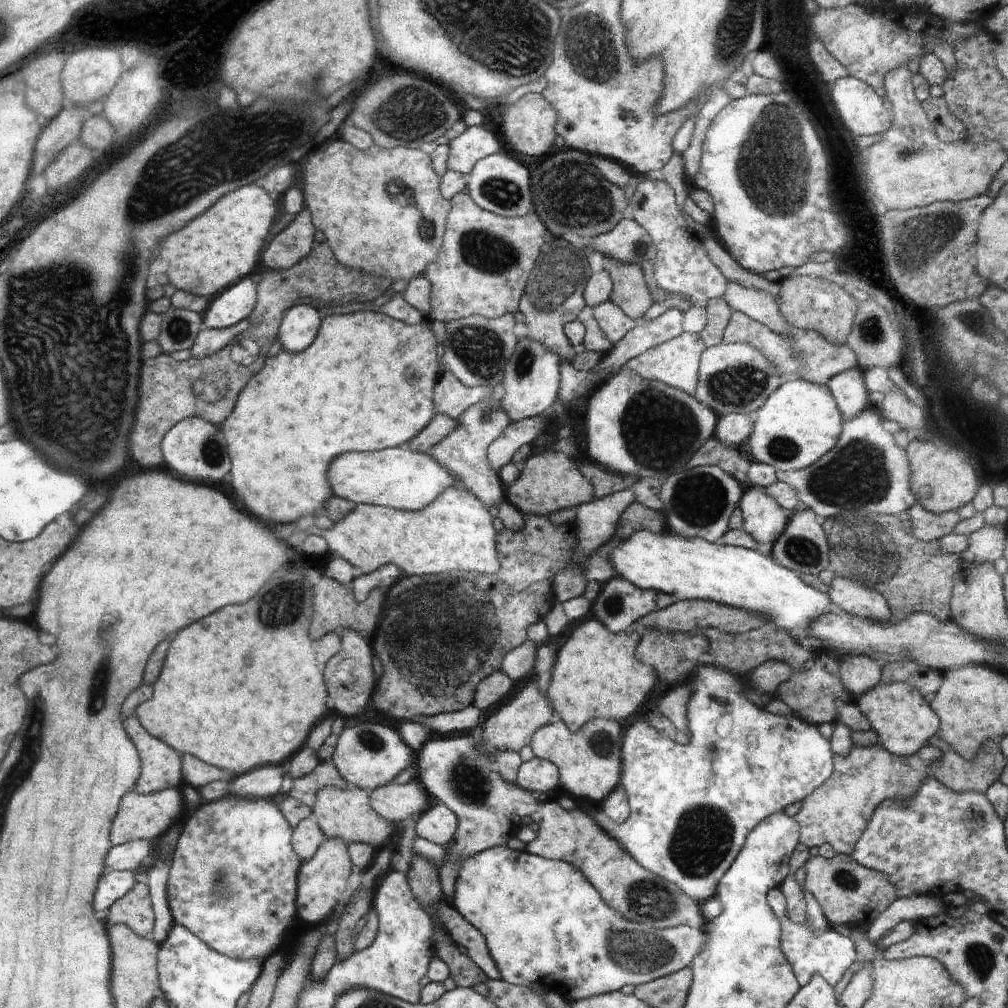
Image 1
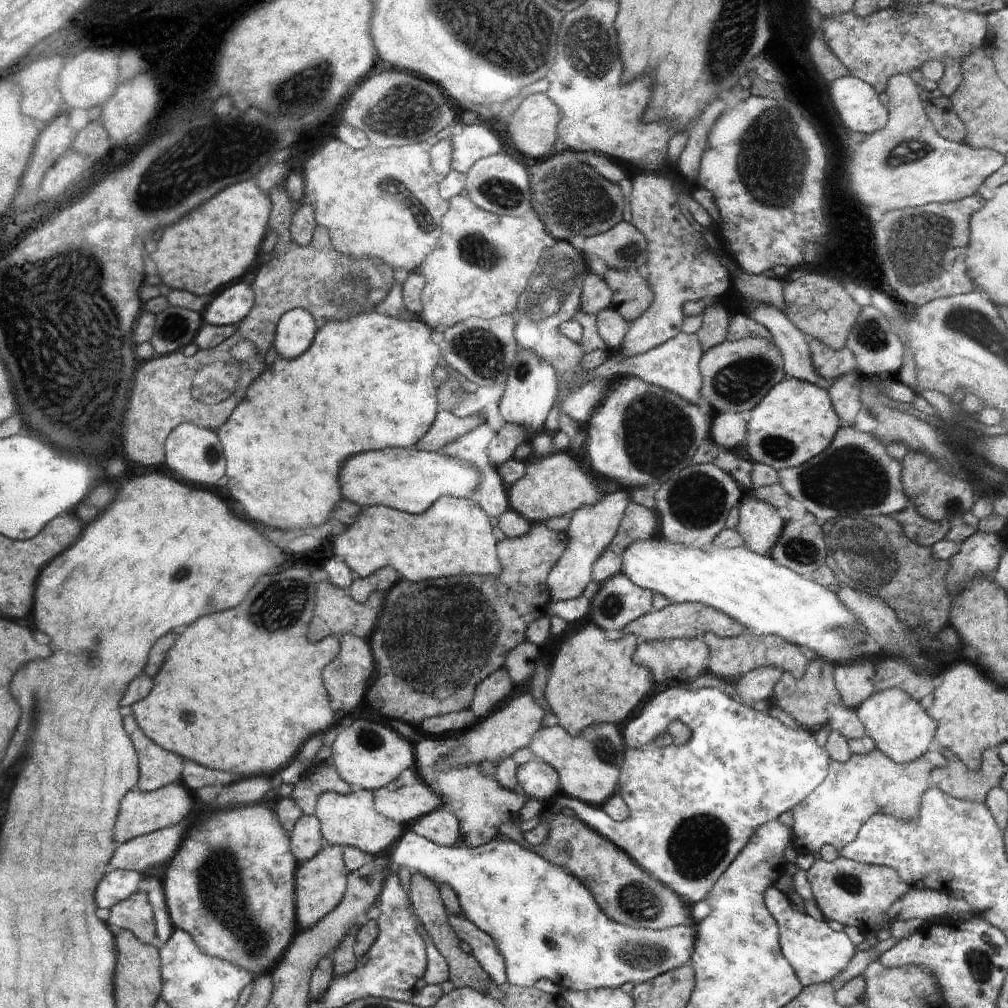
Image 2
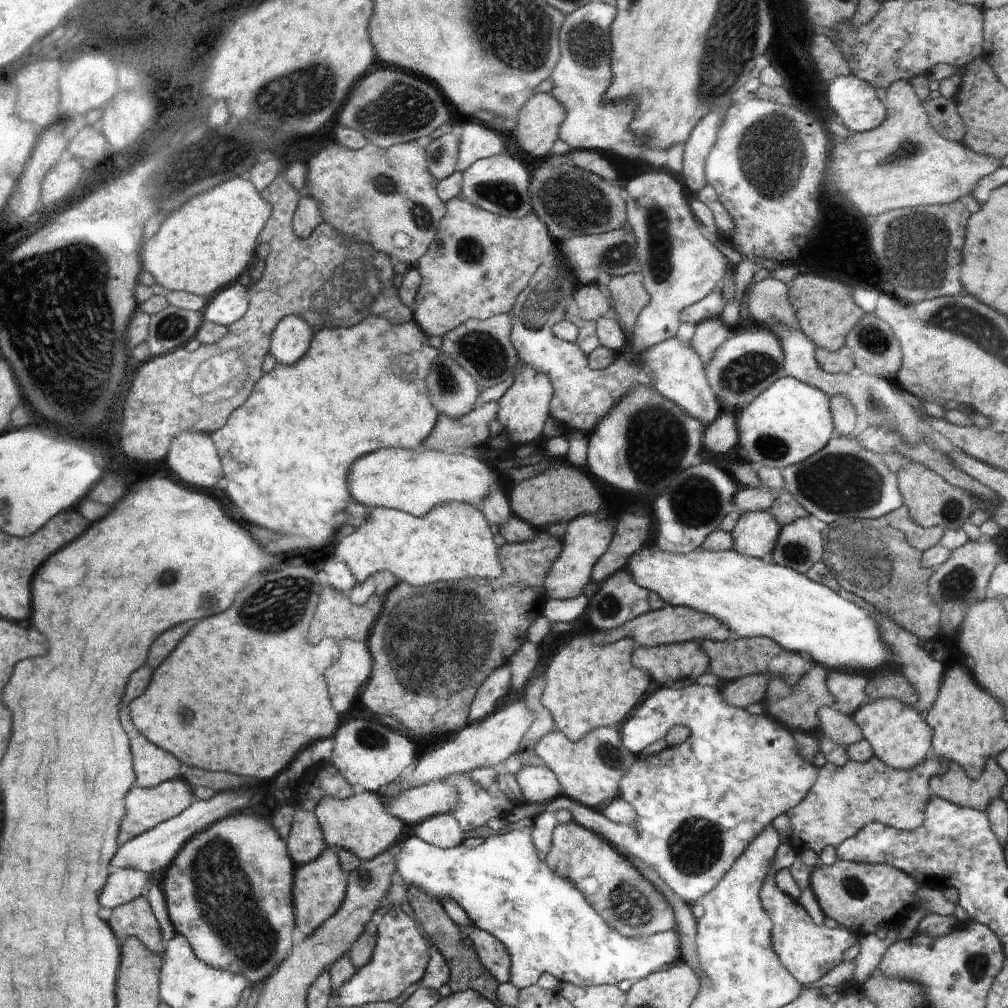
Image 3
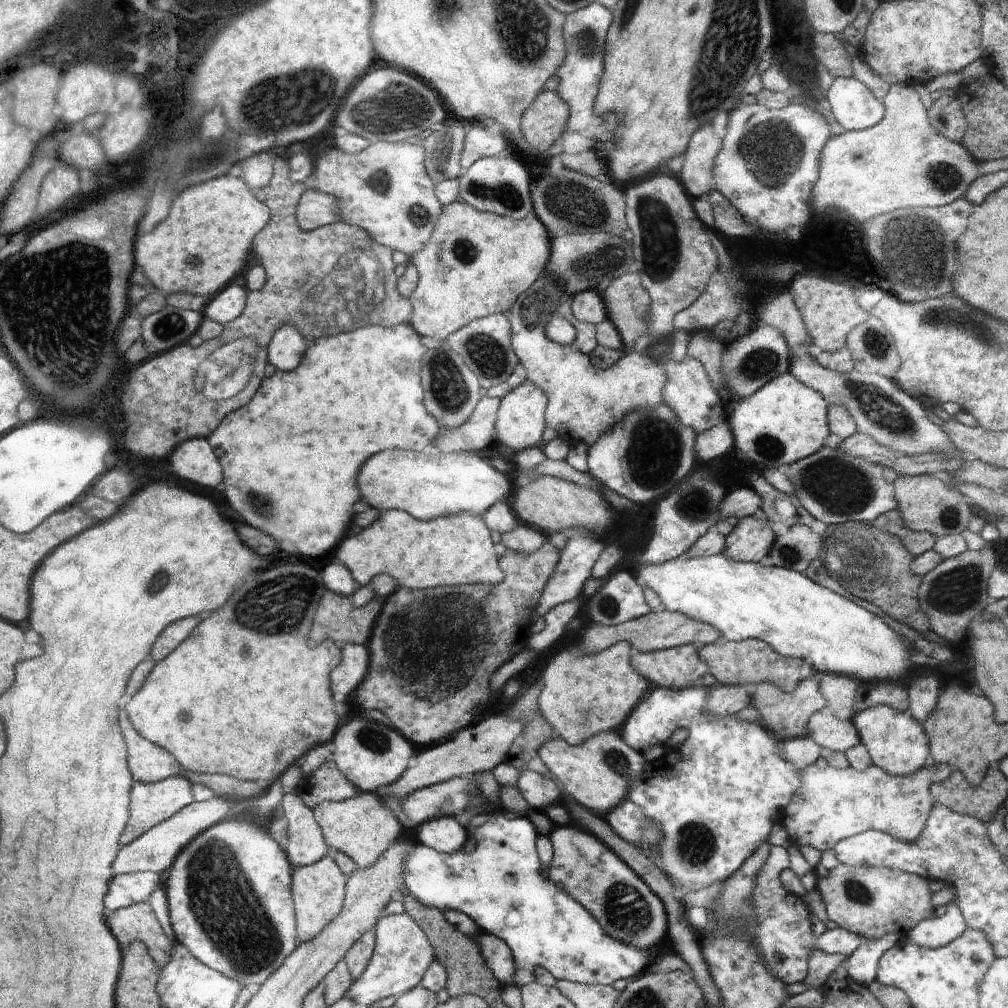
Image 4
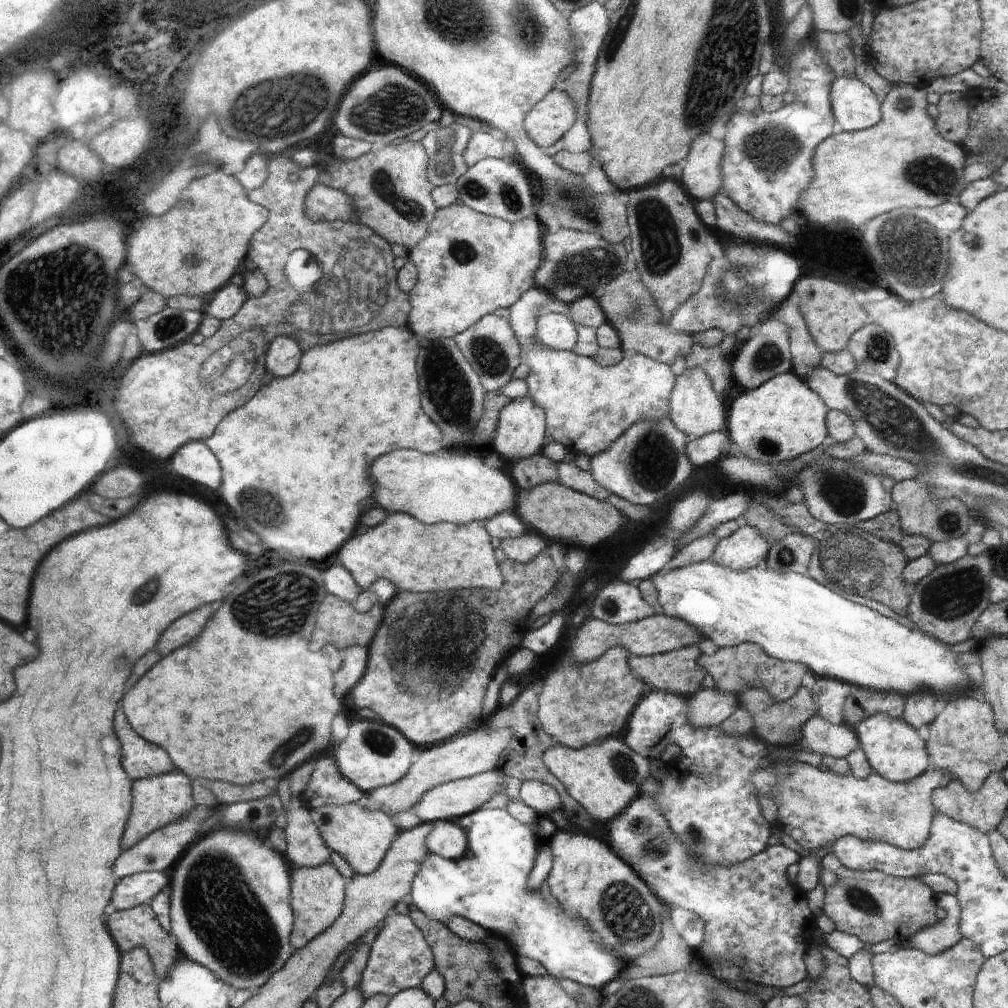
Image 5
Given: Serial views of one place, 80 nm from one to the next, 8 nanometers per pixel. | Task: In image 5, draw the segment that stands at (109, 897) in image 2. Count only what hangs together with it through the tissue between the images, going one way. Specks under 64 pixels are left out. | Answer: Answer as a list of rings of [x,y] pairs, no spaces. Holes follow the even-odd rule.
[[[140,871],[124,878],[118,888],[112,904],[120,910],[128,910],[148,903],[168,886],[170,878],[160,871]]]

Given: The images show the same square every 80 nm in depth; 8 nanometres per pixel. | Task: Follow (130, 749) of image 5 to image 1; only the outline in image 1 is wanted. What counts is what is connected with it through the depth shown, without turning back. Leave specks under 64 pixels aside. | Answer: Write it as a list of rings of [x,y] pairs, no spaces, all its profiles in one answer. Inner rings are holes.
[[[138,716],[126,720],[128,732],[136,744],[140,744],[140,756],[144,756],[144,776],[140,776],[140,792],[148,794],[166,786],[176,786],[182,780],[182,764],[176,750],[166,746],[162,740],[150,736],[142,726]]]

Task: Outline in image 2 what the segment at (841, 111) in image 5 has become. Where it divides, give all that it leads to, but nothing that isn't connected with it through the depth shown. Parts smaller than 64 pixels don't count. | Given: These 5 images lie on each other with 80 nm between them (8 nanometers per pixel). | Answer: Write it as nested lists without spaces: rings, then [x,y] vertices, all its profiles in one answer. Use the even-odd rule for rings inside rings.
[[[848,74],[834,80],[830,95],[843,124],[854,132],[870,133],[887,126],[889,112],[880,104],[876,88]]]

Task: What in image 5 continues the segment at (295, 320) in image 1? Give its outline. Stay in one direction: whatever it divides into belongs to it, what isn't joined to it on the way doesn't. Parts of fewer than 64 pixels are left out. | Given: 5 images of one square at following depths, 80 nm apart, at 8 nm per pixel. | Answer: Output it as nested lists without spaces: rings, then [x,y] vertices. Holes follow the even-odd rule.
[[[280,335],[267,354],[267,369],[274,376],[290,376],[298,370],[304,352],[300,344],[292,338]]]

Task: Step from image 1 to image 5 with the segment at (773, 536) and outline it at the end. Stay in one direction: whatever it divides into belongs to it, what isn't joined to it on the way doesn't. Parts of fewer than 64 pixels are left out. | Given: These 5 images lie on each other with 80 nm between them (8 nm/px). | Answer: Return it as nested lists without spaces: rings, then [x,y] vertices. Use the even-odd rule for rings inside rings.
[[[742,524],[734,534],[717,542],[710,559],[736,570],[746,570],[763,565],[771,545],[757,528]]]

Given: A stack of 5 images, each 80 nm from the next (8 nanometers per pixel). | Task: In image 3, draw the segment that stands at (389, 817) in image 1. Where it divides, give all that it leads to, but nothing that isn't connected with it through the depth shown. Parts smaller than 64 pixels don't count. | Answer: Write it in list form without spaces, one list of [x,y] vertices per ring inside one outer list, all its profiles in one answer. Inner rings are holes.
[[[440,779],[406,787],[400,795],[386,800],[387,811],[413,829],[431,816],[452,813],[459,797],[452,783]]]

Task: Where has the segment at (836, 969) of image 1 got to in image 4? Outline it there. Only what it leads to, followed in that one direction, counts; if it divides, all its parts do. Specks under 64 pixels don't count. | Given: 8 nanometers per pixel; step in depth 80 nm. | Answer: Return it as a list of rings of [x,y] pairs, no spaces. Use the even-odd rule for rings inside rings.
[[[772,845],[767,862],[756,876],[756,888],[752,896],[755,918],[750,923],[741,922],[741,927],[747,928],[747,933],[757,946],[757,951],[760,951],[763,959],[767,961],[771,972],[786,984],[792,984],[802,982],[806,978],[808,974],[806,962],[812,948],[822,949],[822,952],[828,954],[839,952],[850,956],[862,944],[864,938],[840,928],[828,929],[820,935],[820,938],[814,936],[808,906],[804,904],[801,896],[788,892],[780,882],[780,874],[784,868],[788,868],[788,852],[782,846]]]

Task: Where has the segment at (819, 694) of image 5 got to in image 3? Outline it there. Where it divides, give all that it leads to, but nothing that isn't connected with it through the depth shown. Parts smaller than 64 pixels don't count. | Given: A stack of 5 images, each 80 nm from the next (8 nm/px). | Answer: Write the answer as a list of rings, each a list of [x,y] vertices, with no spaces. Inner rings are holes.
[[[850,670],[830,671],[828,686],[835,697],[834,707],[840,712],[852,715],[867,698],[868,682],[871,675]]]

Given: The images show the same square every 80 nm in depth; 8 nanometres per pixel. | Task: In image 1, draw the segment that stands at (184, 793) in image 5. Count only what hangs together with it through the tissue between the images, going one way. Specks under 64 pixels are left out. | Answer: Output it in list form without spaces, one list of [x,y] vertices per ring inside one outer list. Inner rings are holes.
[[[168,788],[164,792],[156,794],[140,794],[140,792],[130,792],[124,798],[124,808],[120,810],[120,816],[116,818],[116,828],[112,834],[114,846],[116,844],[126,844],[126,842],[136,842],[136,840],[158,840],[167,831],[170,824],[178,822],[183,814],[183,796],[176,788]]]

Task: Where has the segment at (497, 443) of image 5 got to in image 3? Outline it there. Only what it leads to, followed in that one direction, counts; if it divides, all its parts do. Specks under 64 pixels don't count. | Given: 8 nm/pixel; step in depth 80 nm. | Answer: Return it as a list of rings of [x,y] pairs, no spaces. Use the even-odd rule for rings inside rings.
[[[521,360],[513,383],[500,398],[497,410],[498,420],[503,424],[503,430],[511,436],[514,445],[538,442],[538,438],[542,436],[542,426],[548,420],[548,410],[551,410],[550,398],[555,396],[554,390],[551,378],[545,372],[540,372]]]

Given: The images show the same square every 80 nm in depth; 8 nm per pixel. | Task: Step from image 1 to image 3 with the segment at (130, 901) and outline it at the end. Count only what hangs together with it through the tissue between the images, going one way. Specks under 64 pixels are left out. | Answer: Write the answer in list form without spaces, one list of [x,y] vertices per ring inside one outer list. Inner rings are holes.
[[[146,896],[133,900],[126,906],[120,906],[114,912],[112,928],[116,928],[116,934],[120,940],[126,940],[130,936],[138,936],[140,940],[152,952],[165,950],[162,929],[159,927],[159,919],[155,916],[150,902]]]

